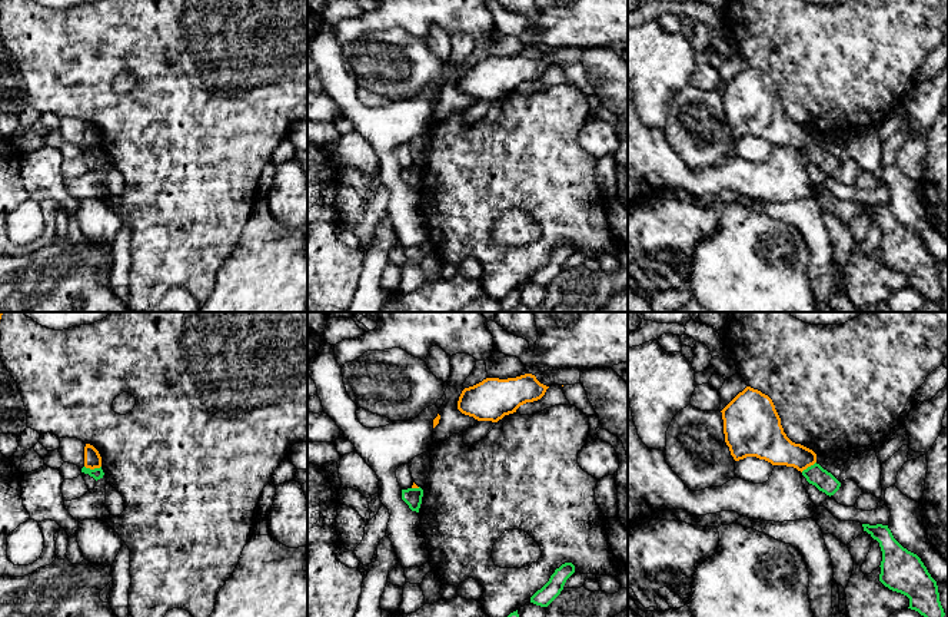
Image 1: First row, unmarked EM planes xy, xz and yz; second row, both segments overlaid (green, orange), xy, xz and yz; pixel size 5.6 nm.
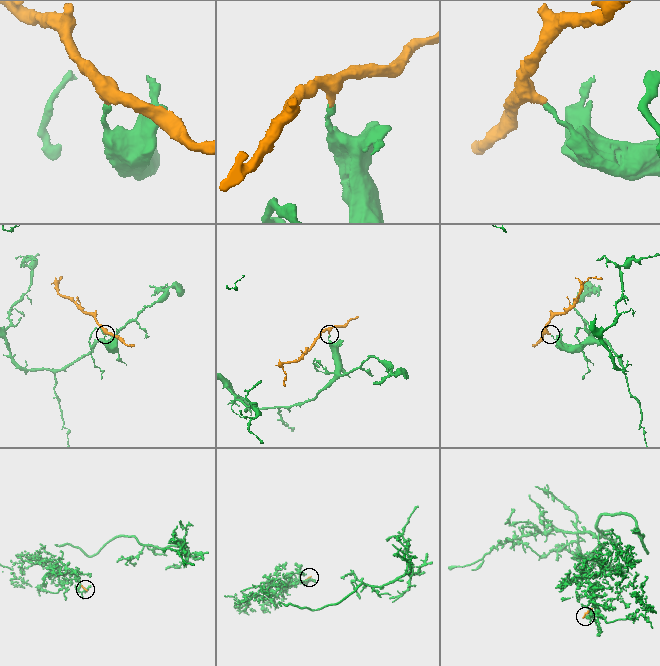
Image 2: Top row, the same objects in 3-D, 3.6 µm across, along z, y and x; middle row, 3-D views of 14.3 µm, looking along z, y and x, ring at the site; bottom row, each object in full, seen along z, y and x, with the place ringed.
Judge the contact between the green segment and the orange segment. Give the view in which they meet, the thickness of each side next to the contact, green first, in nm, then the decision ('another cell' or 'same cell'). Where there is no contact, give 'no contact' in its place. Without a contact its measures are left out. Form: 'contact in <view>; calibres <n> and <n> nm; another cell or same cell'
contact in xy; calibres 60 and 100 nm; another cell

